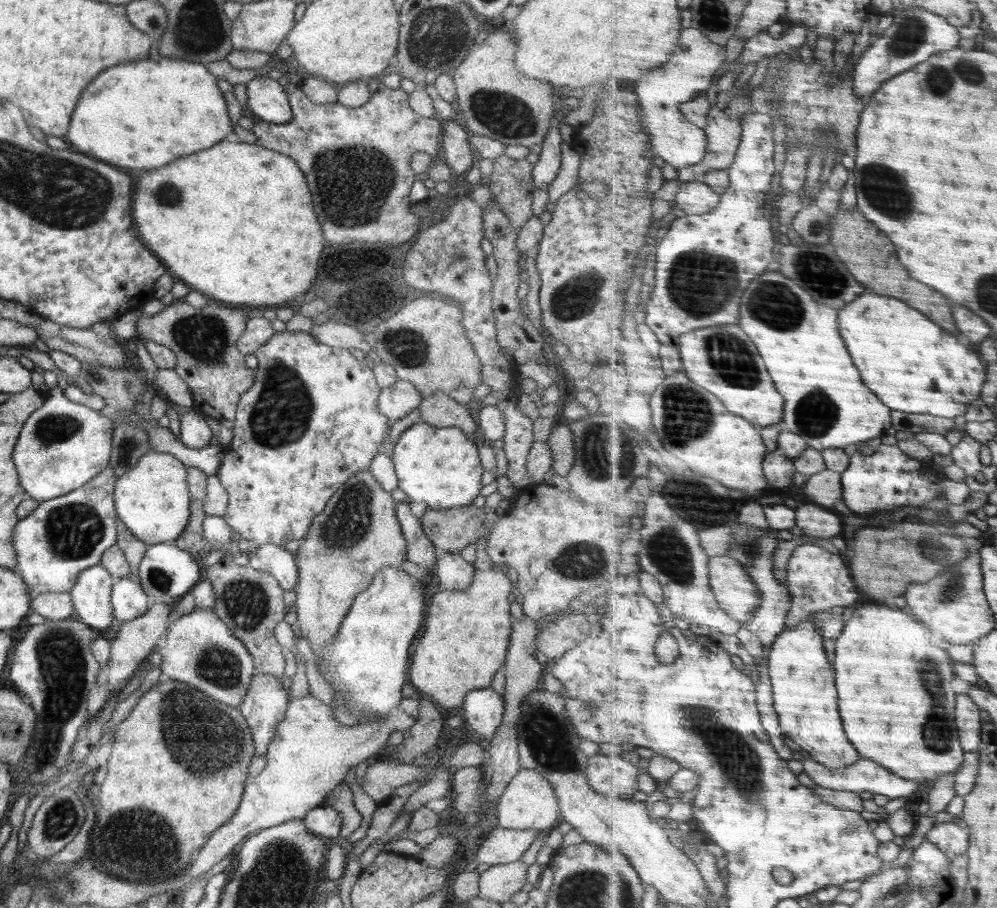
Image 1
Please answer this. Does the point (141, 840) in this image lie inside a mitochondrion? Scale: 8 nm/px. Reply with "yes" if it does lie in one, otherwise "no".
yes

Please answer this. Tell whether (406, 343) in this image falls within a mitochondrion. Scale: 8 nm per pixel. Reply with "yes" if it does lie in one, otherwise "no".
yes

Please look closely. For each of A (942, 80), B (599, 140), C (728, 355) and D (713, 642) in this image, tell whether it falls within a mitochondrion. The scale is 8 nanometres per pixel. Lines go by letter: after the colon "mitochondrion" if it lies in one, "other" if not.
A: mitochondrion
B: other
C: mitochondrion
D: other

